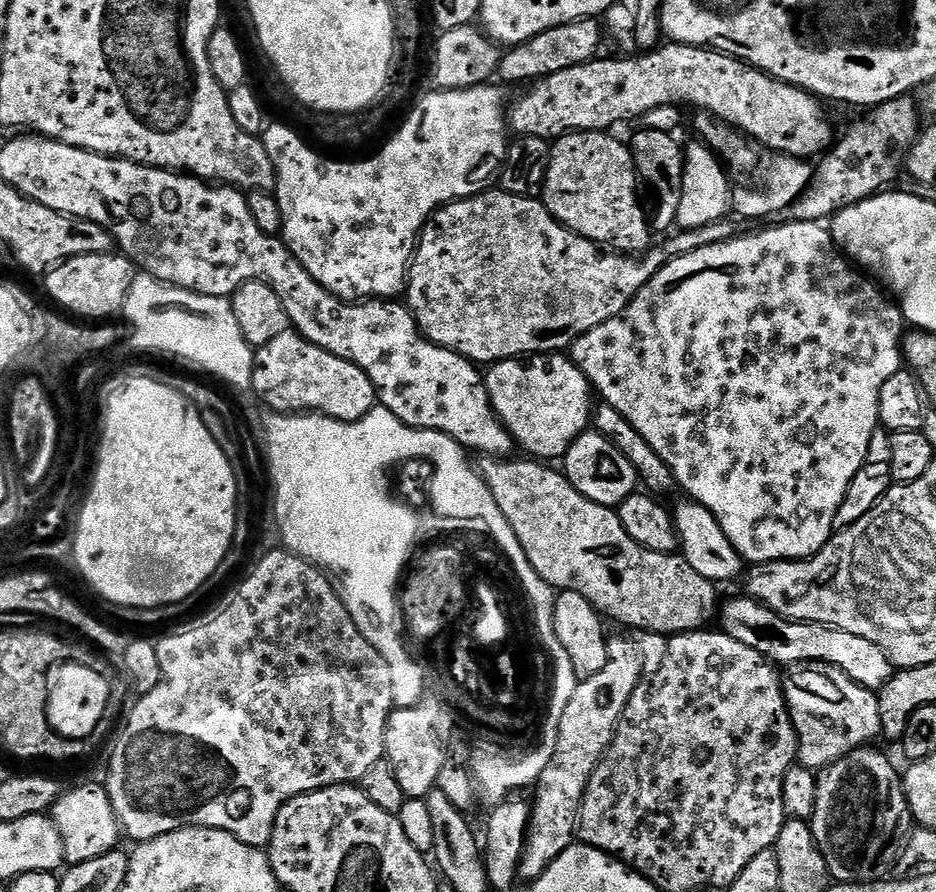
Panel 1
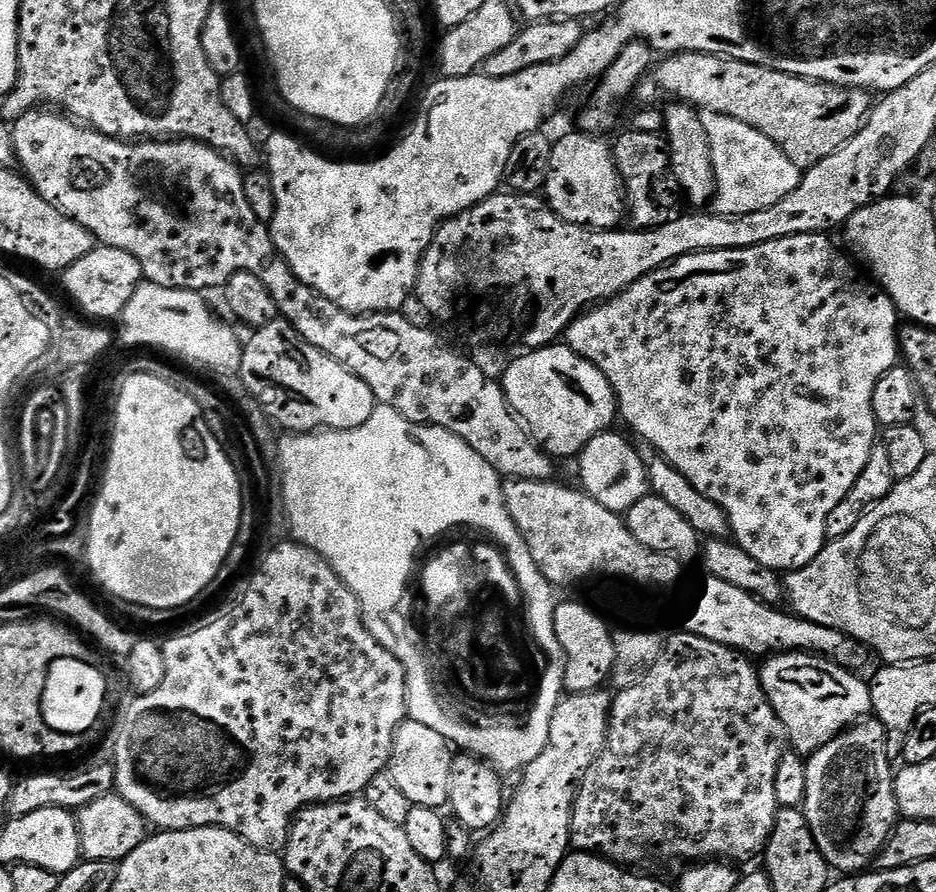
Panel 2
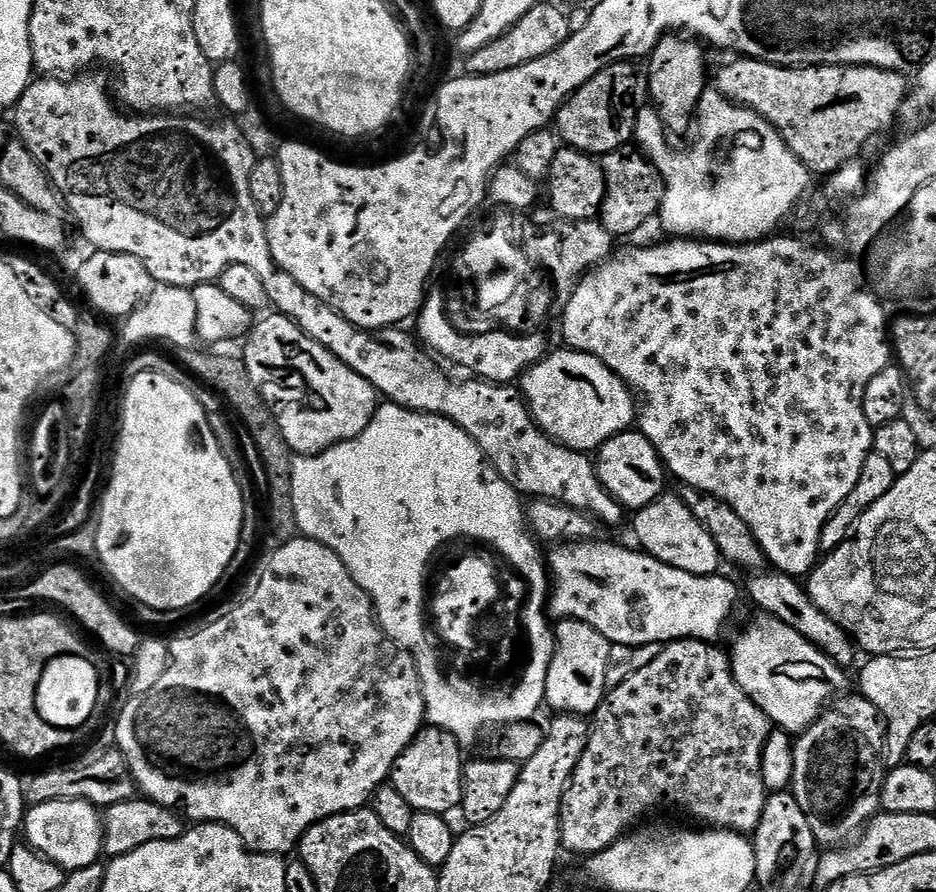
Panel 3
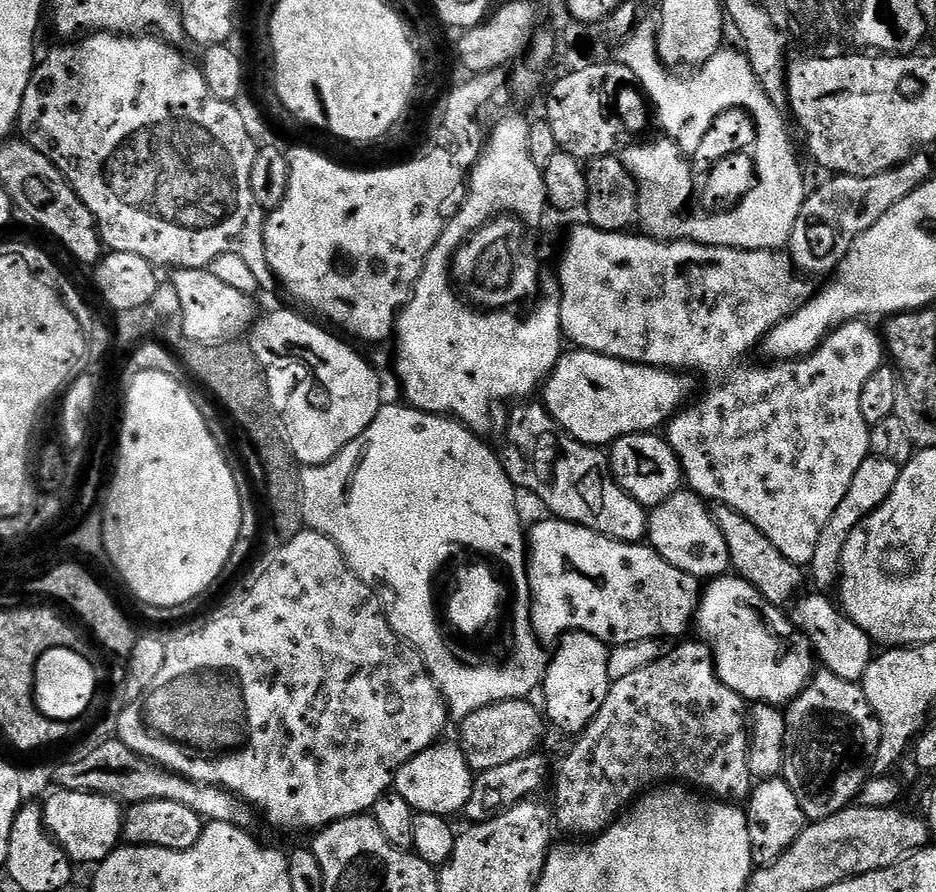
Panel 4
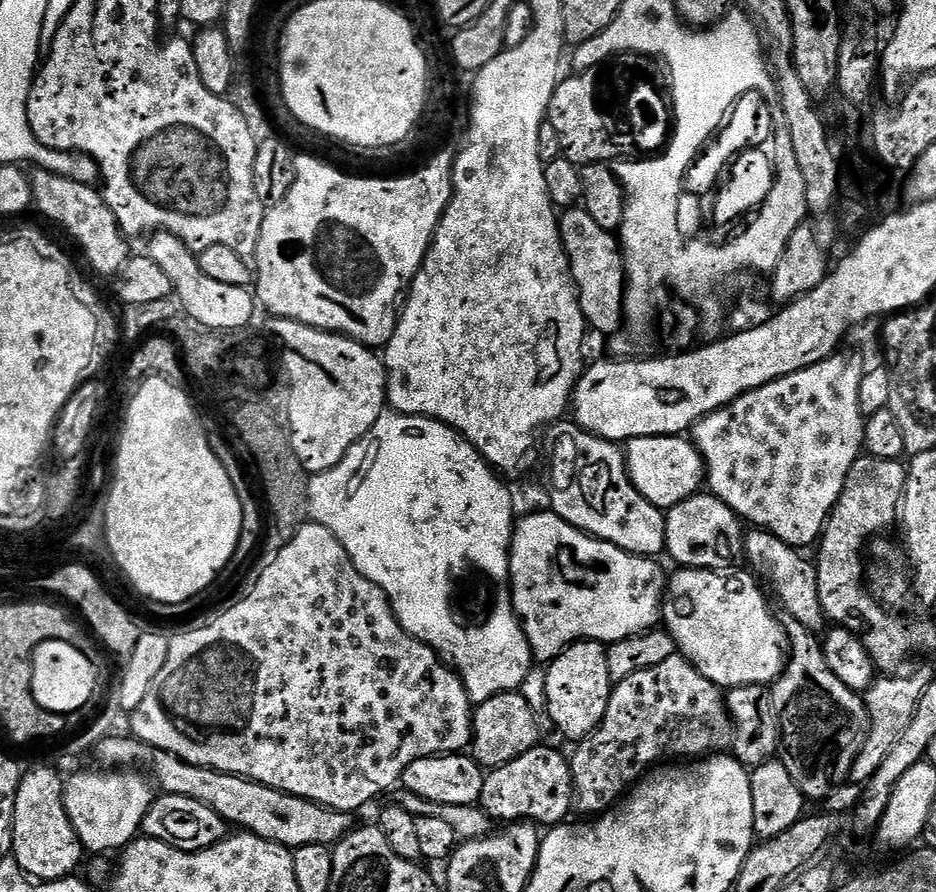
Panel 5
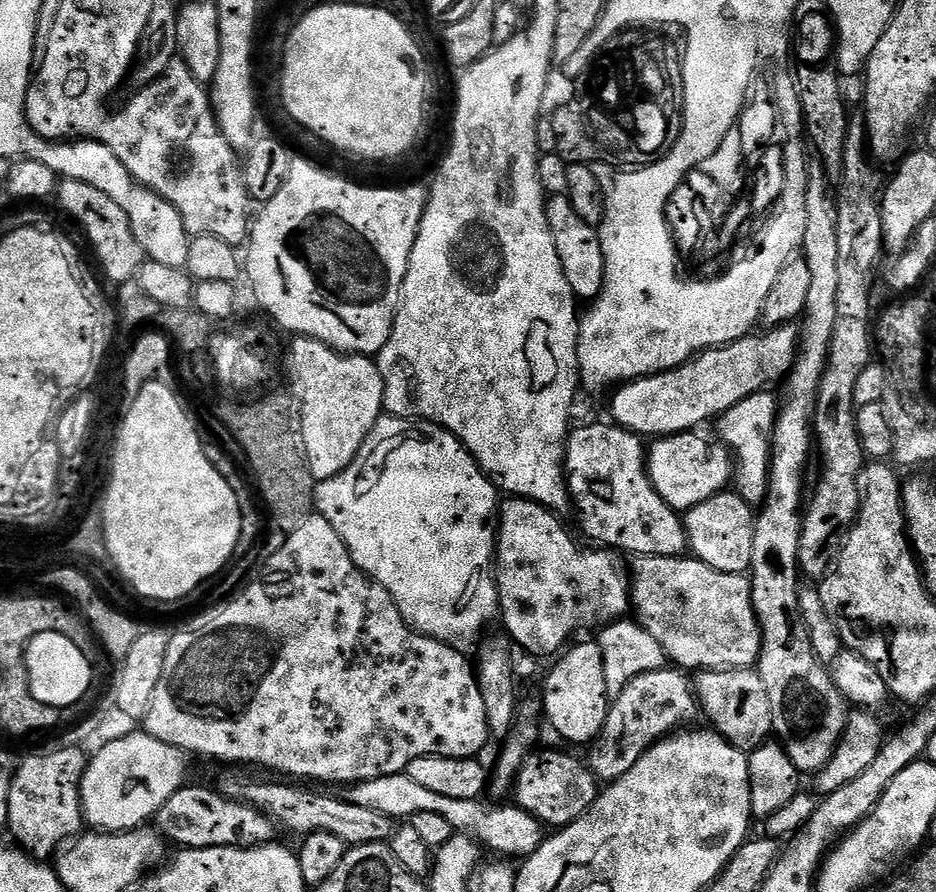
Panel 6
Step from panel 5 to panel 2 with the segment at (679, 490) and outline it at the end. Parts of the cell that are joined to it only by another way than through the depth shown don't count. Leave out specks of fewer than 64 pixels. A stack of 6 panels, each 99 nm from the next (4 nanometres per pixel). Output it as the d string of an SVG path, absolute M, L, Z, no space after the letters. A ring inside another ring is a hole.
M609 430L598 434L581 450L578 457L580 463L579 487L594 498L606 510L617 514L627 514L634 506L634 502L642 502L642 498L649 495L648 471L642 458L636 452L636 445L630 439L619 436L616 430Z

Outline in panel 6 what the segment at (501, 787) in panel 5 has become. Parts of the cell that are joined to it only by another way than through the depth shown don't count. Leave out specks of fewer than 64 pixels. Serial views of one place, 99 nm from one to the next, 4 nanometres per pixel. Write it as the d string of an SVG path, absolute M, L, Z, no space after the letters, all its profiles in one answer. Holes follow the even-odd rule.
M543 751L536 762L530 760L524 765L514 788L517 805L552 828L570 825L584 816L600 793L600 782L591 767L569 754L565 751Z

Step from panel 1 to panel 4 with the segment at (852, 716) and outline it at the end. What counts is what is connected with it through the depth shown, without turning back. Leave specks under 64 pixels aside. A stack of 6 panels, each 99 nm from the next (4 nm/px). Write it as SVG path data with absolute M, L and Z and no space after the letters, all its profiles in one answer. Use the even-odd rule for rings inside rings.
M725 574L703 585L700 605L696 607L694 628L695 631L700 631L699 639L712 649L712 658L716 661L716 673L720 676L720 681L749 702L787 705L814 675L814 651L807 637L781 609L767 604L760 591L750 586L750 582L746 582L741 576Z

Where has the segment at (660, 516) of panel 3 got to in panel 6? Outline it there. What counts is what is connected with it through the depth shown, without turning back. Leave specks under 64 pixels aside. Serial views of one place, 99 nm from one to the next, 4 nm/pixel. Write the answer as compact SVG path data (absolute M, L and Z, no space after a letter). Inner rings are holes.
M735 490L719 492L714 498L683 513L682 519L684 533L688 536L688 547L695 559L723 572L744 574L751 569L756 518L753 505L746 503L739 492Z

